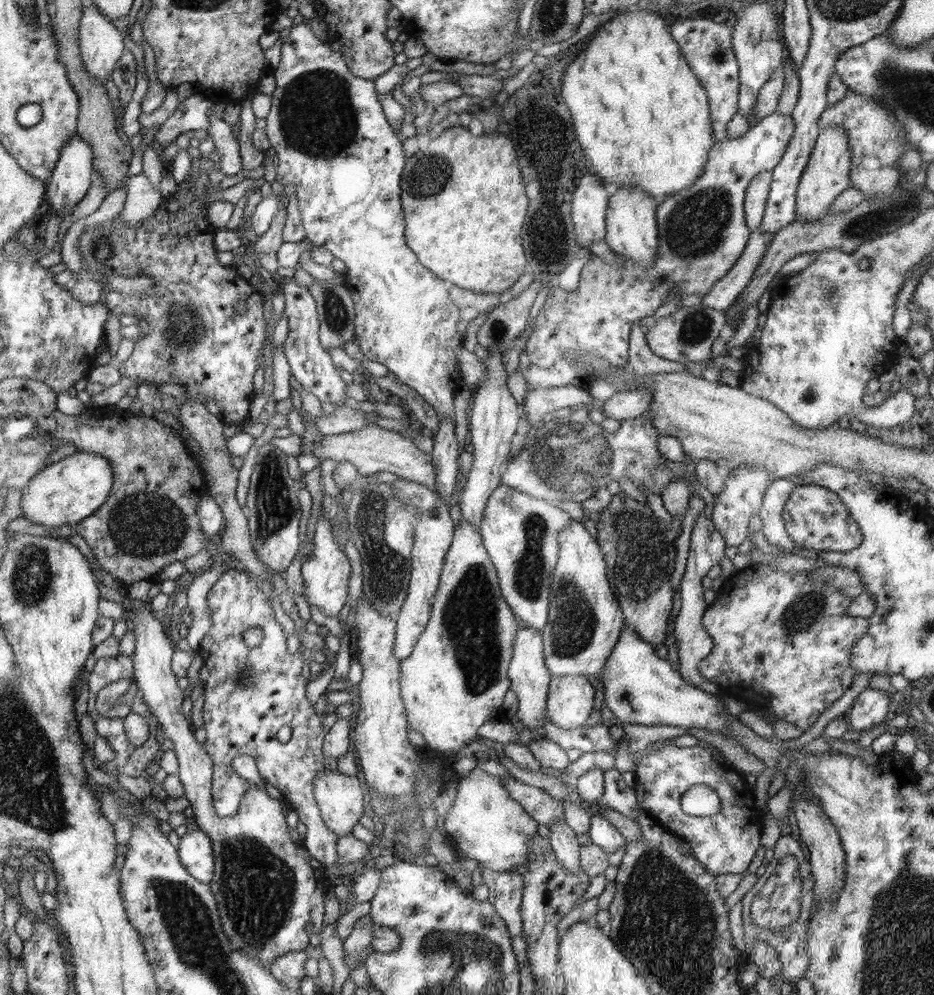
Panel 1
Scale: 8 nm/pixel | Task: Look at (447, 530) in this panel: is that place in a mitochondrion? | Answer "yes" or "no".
no

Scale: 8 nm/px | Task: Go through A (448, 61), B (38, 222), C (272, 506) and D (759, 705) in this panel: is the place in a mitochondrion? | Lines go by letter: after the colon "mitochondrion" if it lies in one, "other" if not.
A: other
B: other
C: mitochondrion
D: other

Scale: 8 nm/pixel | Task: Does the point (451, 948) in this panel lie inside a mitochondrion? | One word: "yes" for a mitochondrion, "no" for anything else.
yes

